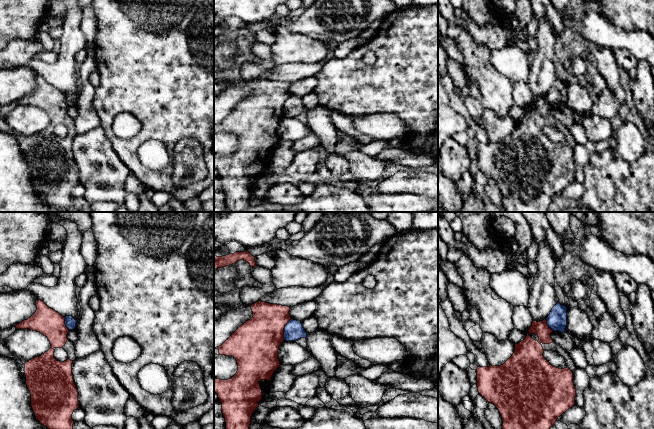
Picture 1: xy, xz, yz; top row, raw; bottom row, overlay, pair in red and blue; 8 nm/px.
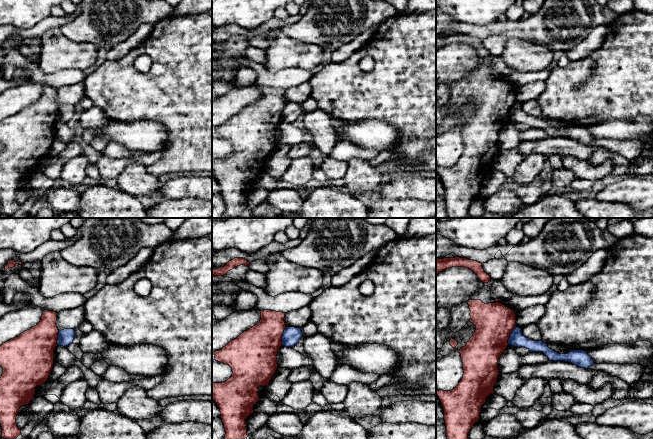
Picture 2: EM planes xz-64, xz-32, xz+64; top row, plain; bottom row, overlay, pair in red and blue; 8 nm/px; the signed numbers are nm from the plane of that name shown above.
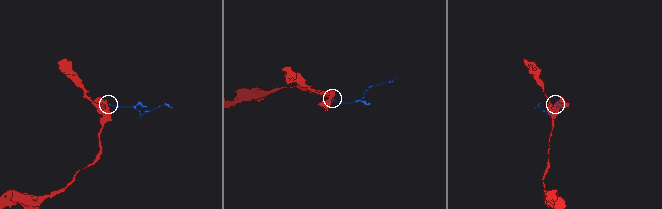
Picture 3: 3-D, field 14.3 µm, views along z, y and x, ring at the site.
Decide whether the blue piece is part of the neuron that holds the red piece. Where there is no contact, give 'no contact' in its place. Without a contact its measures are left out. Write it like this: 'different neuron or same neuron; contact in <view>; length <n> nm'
different neuron; contact in xz; length 180 nm

